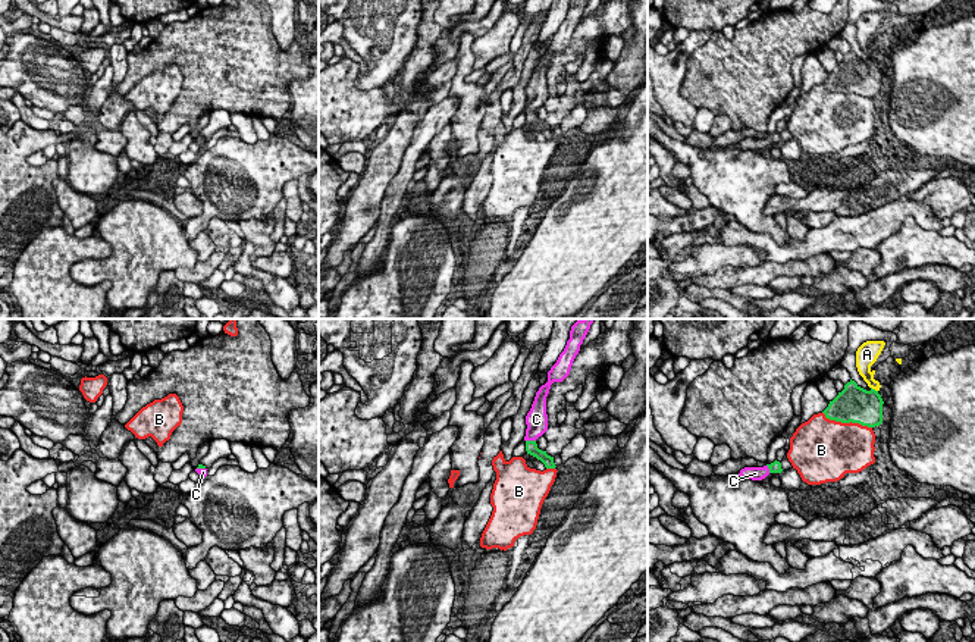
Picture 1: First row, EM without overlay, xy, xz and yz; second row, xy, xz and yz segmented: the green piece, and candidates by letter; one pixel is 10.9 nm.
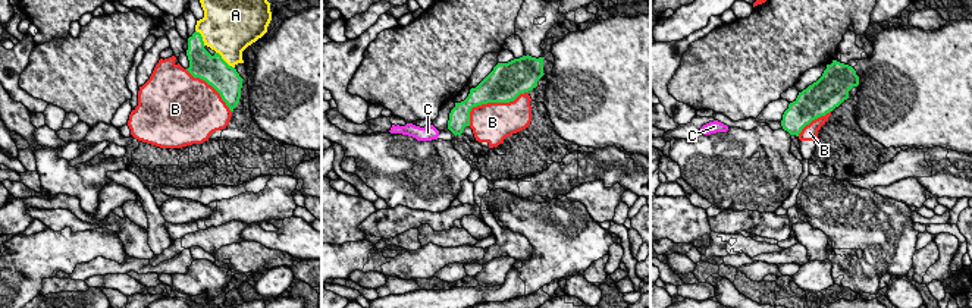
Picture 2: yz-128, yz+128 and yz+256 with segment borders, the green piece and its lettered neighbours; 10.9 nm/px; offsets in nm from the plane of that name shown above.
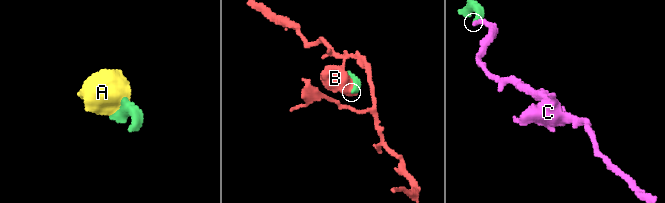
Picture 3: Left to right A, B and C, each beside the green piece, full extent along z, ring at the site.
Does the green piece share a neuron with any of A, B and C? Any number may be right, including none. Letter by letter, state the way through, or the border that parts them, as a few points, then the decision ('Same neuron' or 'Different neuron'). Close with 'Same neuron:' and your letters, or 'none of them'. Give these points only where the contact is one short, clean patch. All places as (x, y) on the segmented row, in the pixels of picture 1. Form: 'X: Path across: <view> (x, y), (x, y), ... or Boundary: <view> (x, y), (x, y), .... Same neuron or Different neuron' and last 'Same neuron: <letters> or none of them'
A: Different neuron
B: Different neuron
C: Path across: xz (532, 448), (530, 441), (536, 419). Same neuron
Same neuron: C

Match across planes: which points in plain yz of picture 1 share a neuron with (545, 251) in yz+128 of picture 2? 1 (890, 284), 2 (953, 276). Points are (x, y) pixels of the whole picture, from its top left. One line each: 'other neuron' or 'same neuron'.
1: other neuron
2: other neuron

